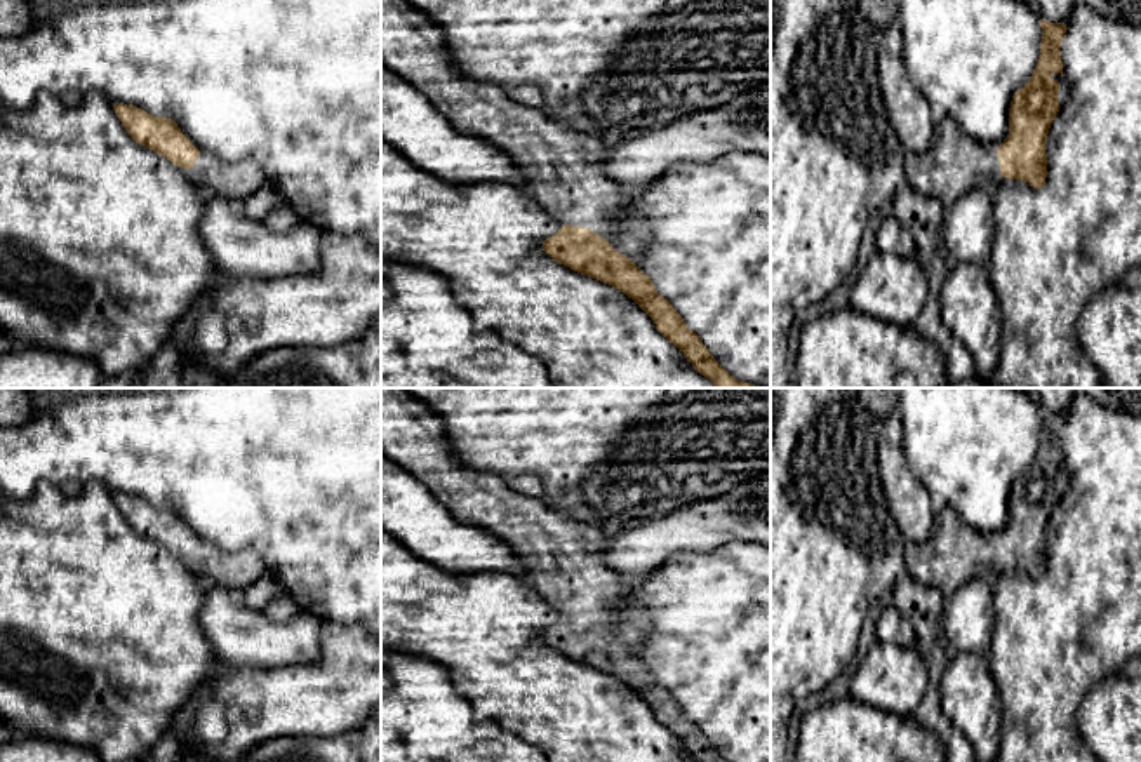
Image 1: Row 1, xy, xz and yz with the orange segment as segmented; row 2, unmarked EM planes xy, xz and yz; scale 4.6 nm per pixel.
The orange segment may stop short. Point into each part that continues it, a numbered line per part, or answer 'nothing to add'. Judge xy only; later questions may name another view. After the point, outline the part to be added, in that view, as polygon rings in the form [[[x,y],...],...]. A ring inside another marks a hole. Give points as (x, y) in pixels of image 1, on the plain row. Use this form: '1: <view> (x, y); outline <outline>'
1: xy (214, 566); outline [[[200,541],[195,553],[184,560],[202,581],[219,585],[226,590],[244,590],[266,571],[264,560],[252,550],[228,553],[204,541]]]

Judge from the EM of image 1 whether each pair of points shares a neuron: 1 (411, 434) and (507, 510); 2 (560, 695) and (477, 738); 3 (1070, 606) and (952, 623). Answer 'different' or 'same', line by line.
1: same
2: different
3: different

